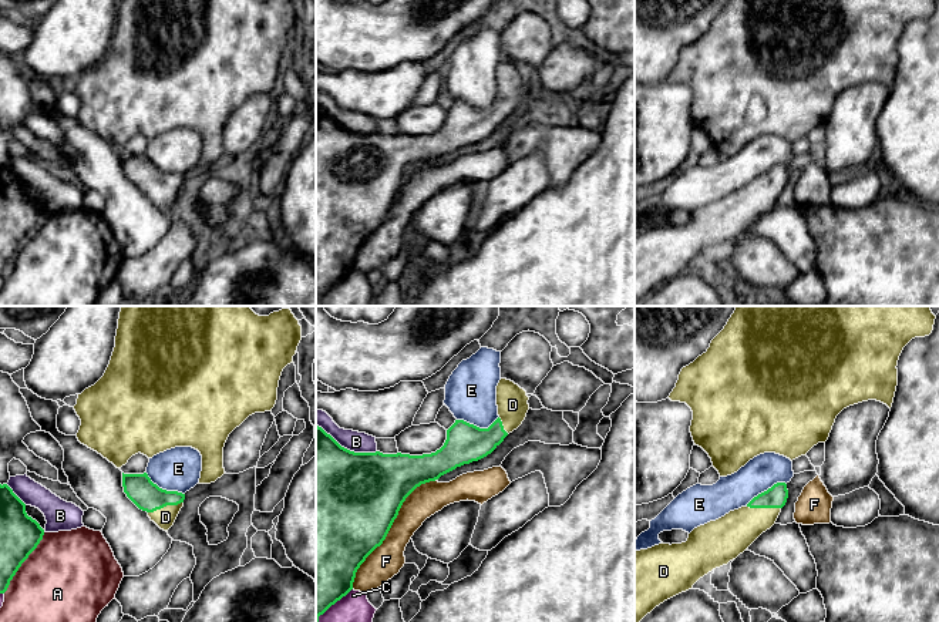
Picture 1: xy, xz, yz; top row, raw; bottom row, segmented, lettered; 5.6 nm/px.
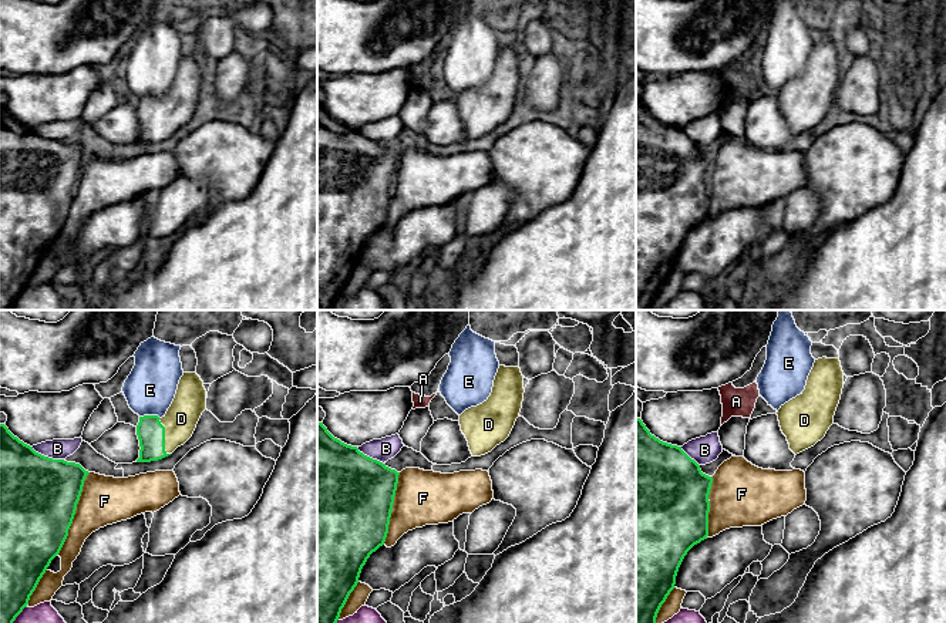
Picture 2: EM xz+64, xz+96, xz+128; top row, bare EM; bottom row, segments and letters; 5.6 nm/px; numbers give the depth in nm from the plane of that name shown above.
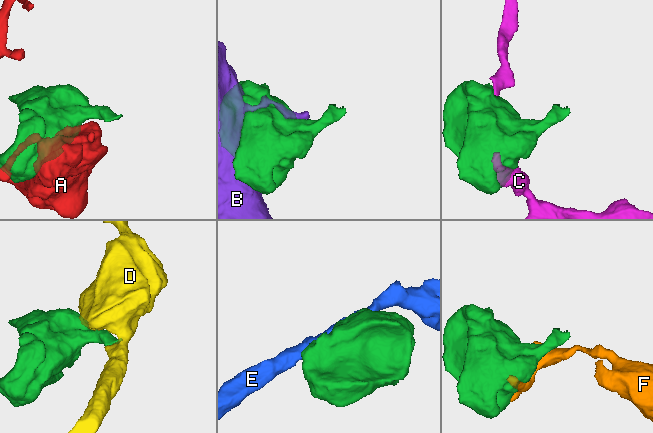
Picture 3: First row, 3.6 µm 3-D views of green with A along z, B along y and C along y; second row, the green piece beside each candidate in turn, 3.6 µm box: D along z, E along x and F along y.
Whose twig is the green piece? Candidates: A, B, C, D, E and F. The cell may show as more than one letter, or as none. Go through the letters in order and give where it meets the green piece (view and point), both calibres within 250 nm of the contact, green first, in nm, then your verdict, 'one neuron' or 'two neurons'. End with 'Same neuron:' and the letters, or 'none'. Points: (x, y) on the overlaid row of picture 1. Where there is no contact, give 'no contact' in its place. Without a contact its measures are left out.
A: contact xy (23, 561); calibres 220 and 480 nm; two neurons
B: contact xz (346, 449); calibres 500 and 120 nm; two neurons
C: contact xz (333, 604); calibres 460 and 170 nm; two neurons
D: contact xy (165, 505); calibres 160 and 120 nm; one neuron
E: contact xz (477, 427); calibres 220 and 280 nm; two neurons
F: contact xz (390, 527); calibres 500 and 190 nm; two neurons
Same neuron: D

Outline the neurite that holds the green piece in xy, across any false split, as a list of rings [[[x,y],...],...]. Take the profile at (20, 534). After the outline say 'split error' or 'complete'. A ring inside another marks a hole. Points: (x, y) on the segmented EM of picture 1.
[[[0,484],[0,594],[43,539],[44,529],[27,515],[26,504]]]; complete

